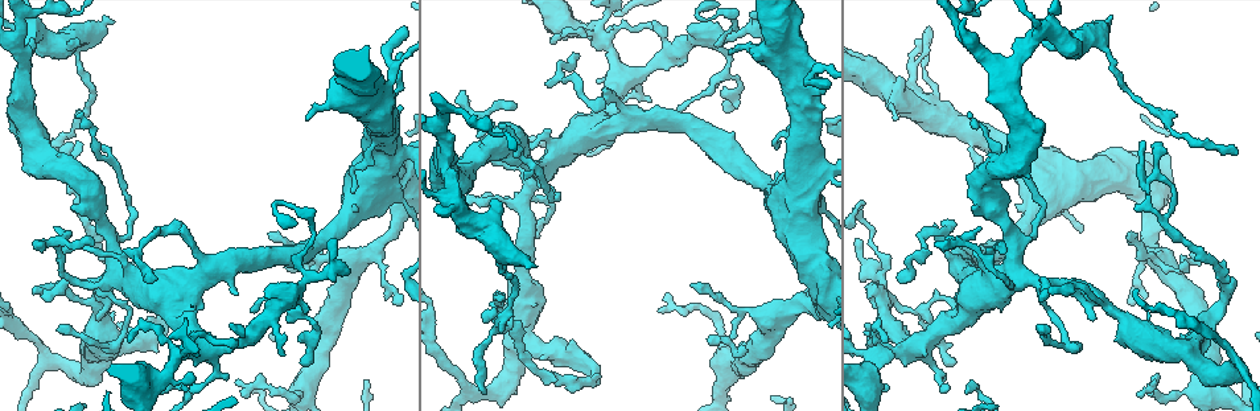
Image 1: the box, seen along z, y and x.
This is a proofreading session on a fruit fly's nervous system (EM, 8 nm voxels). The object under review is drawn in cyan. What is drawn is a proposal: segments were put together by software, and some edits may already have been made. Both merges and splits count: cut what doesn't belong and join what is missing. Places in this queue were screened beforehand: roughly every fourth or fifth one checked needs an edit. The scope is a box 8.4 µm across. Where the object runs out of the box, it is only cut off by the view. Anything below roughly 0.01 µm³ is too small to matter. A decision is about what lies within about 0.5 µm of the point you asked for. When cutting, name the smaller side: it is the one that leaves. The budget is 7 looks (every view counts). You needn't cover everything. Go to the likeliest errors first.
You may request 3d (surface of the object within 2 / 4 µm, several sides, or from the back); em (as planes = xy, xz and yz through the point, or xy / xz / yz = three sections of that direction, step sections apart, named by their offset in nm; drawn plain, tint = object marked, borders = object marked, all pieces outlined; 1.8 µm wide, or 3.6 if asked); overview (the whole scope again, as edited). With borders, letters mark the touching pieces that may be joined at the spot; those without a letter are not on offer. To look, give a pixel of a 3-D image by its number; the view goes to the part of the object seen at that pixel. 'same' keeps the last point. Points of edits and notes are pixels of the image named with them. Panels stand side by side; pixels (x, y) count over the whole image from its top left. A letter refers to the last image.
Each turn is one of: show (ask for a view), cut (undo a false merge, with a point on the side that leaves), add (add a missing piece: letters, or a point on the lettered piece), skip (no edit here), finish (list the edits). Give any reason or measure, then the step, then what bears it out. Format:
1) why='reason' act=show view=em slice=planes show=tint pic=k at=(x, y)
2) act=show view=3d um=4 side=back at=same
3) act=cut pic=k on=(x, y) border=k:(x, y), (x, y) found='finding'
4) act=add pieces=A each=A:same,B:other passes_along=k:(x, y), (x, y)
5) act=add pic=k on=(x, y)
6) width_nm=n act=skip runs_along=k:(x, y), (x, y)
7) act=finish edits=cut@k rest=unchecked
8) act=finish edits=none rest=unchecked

why='two arms in line, one across' act=show view=em slice=xy step=4 show=tint pic=1 at=(713, 38)

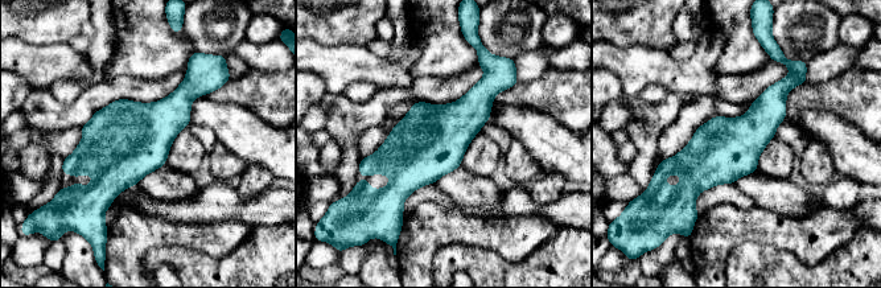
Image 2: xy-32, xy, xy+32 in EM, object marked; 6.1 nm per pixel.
why='another direction' act=show view=em slice=xz step=8 show=borders at=same

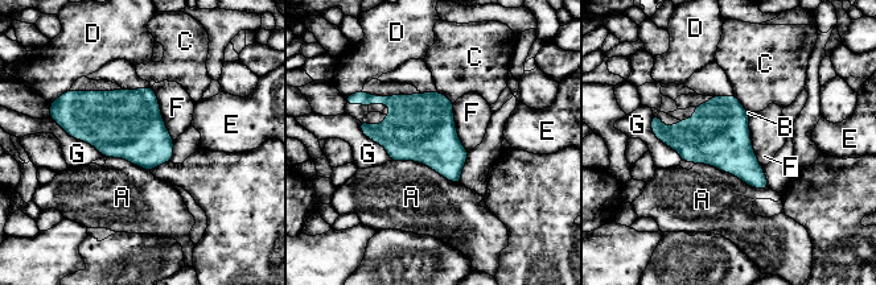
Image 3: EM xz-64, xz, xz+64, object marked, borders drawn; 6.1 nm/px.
longest_contact=A:460nm act=skip each=A:other,B:other,C:other,D:other,E:other,F:other,G:other found='all the same neuron'

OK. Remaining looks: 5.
why='branch point' act=show view=em um=3.6 slice=xz step=4 show=tint pic=1 at=(1183, 348)

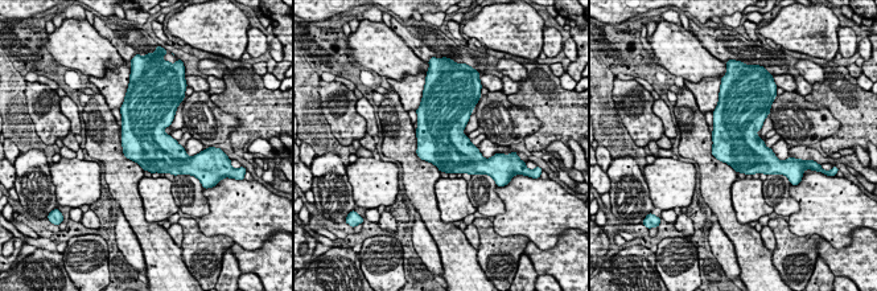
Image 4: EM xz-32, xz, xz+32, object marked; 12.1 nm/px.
why='another direction' act=show view=em um=3.6 slice=planes show=borders at=same

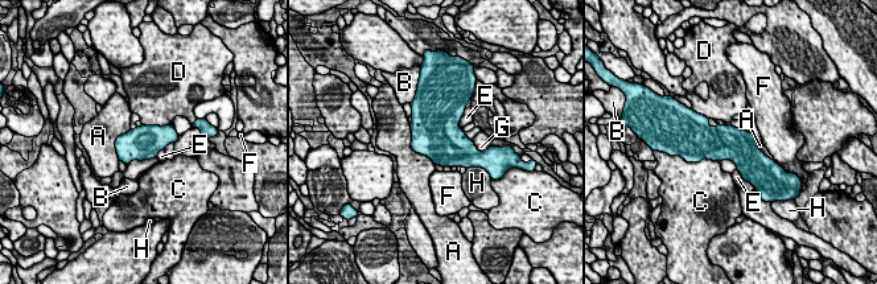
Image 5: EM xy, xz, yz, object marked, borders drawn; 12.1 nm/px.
act=skip each=A:other,B:other,C:other,D:other,E:other,F:other,G:other,H:other border=5:(410, 123), (411, 147), (435, 165) found='continuous, no second neuron'

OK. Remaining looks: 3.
act=show view=em slice=yz step=8 show=tint pic=1 at=(512, 201)

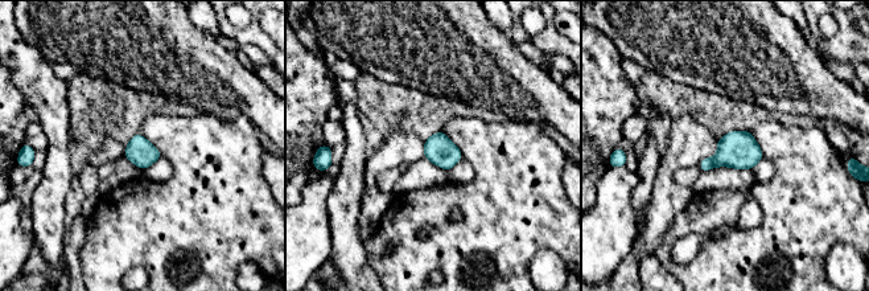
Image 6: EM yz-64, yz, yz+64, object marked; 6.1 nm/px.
why='cut it another way' act=show view=em slice=planes show=tint at=same

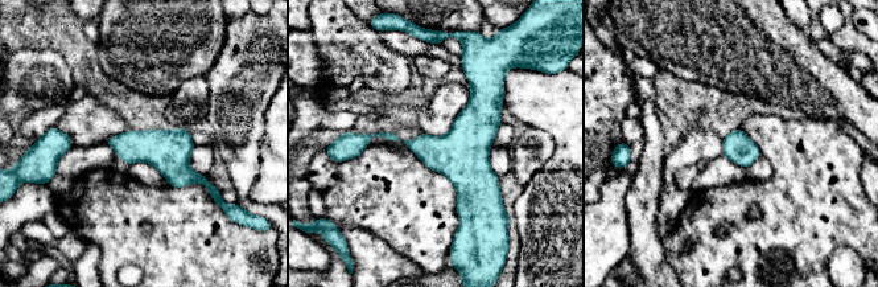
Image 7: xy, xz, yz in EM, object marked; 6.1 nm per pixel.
why='see the neighbours' act=show view=em slice=planes show=borders at=same

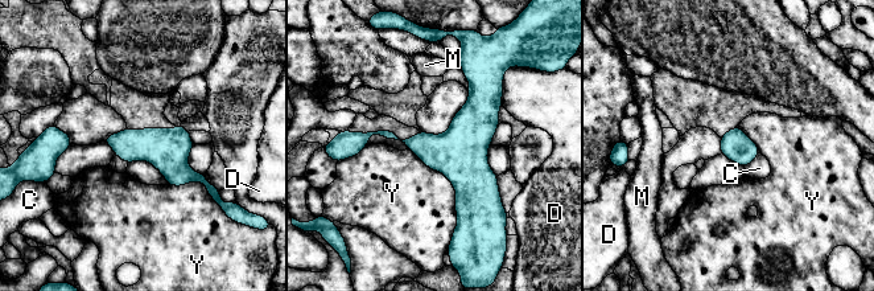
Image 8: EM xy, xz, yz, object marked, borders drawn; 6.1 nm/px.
act=skip each=C:other,D:other,M:other,Y:other runs_along=8:(468, 73), (477, 122), (462, 218) found='continuous, no second neuron'

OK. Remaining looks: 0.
act=finish edits=none rest=unchecked

